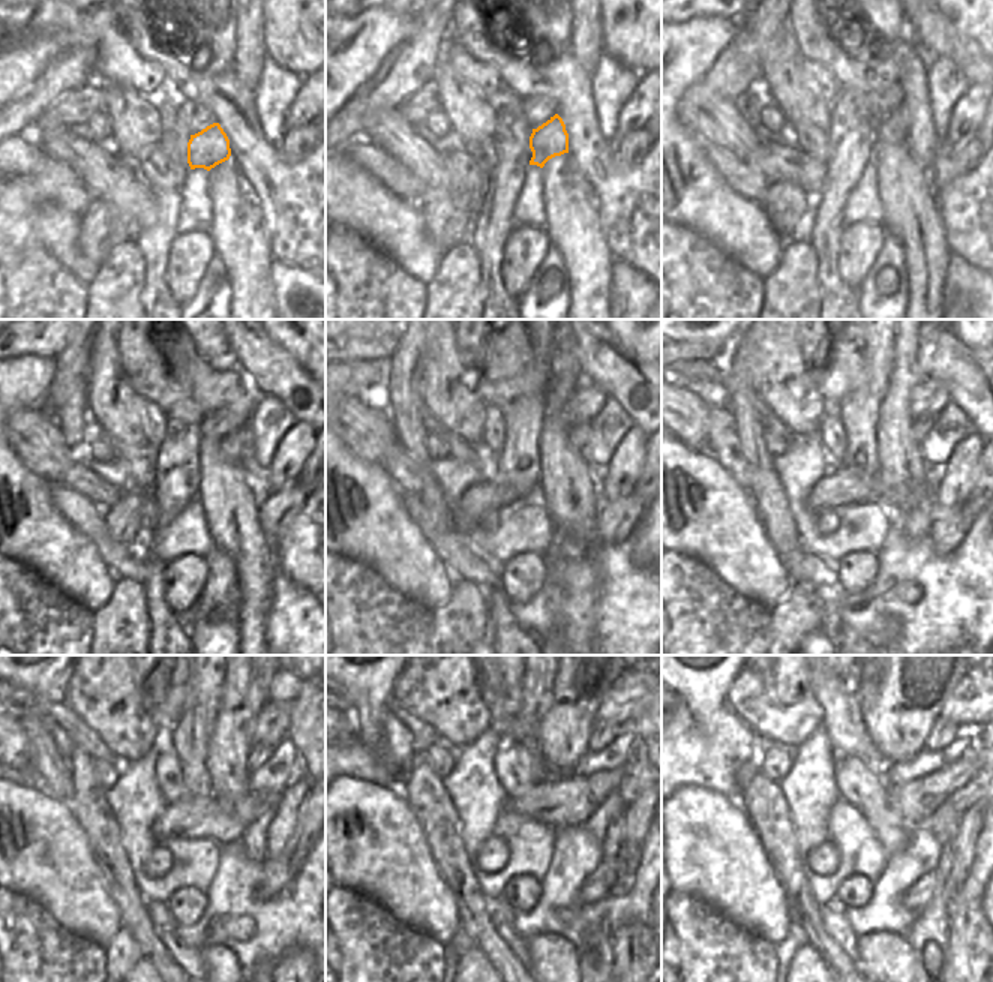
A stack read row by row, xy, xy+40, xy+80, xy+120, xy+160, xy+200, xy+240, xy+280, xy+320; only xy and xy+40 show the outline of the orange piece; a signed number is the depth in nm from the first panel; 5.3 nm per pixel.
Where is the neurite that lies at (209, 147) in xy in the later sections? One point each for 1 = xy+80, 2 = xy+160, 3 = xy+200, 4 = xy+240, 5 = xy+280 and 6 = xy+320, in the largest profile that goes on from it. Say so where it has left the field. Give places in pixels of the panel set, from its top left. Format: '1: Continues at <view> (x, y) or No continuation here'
1: Continues at xy+80 (893, 129)
2: Continues at xy+160 (579, 434)
3: Continues at xy+200 (921, 426)
4: Continues at xy+240 (258, 753)
5: Continues at xy+280 (602, 736)
6: Continues at xy+320 (944, 732).

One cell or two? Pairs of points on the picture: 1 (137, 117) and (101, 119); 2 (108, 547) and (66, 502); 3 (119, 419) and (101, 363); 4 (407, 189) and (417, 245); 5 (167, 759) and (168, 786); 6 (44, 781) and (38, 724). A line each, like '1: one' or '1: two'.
1: two
2: one
3: one
4: two
5: one
6: one

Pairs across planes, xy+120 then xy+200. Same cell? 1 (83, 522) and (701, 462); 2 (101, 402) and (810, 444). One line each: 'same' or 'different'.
1: different
2: different

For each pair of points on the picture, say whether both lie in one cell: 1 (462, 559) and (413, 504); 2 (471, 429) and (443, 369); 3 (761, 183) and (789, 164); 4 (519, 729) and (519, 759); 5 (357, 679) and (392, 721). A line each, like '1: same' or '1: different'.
1: same
2: same
3: different
4: different
5: different

